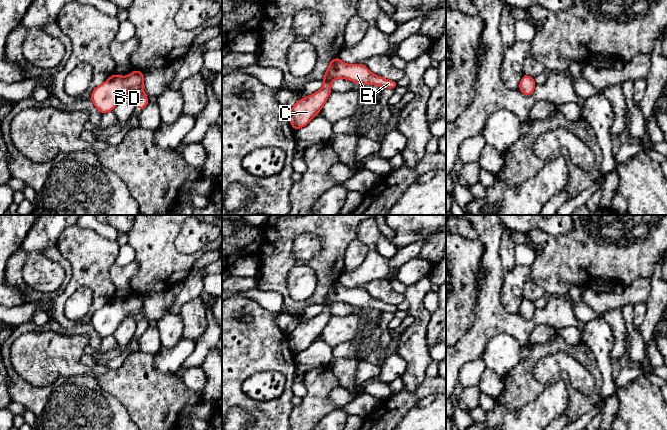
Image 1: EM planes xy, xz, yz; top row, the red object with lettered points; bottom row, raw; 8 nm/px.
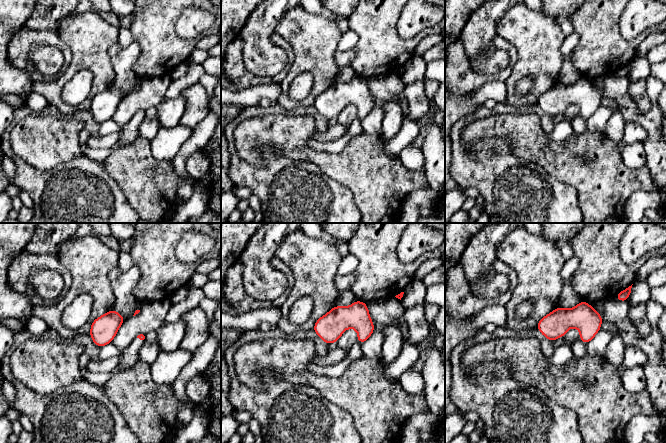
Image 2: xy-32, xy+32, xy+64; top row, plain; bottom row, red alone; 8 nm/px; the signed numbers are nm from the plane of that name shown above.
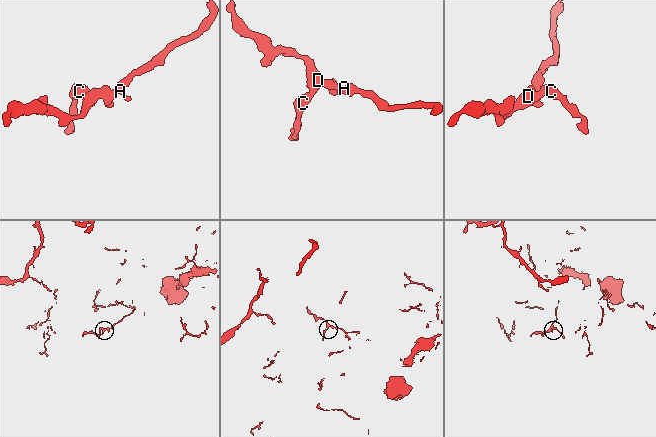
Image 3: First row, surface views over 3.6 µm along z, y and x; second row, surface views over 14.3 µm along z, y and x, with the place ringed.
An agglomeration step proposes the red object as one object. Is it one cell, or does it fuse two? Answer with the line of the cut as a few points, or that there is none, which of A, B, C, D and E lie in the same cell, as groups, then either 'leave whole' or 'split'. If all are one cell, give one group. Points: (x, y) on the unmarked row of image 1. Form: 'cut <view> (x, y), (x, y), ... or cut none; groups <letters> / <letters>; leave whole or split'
cut none; groups A B C D E; leave whole

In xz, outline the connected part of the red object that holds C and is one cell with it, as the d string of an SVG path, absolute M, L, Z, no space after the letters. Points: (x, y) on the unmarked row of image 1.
M337 280L328 289L322 304L324 311L306 322L300 322L297 327L288 334L289 345L295 355L306 350L315 339L321 335L332 316L331 307L336 302L353 305L359 310L363 308L374 308L381 312L390 312L393 314L399 310L397 305L391 305L377 300L361 287L348 289L343 287Z

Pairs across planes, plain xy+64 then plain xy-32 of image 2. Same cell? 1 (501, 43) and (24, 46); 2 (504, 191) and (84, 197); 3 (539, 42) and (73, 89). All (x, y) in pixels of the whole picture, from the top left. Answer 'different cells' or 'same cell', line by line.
1: same cell
2: same cell
3: different cells

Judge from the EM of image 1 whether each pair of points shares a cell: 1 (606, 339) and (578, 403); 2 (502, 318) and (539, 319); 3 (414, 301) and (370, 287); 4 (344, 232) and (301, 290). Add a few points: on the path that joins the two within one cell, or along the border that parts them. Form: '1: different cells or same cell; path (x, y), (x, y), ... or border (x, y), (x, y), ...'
1: different cells; border (583, 342), (594, 355), (602, 384)
2: same cell; path (511, 323), (530, 323)
3: different cells; border (403, 294), (406, 299)
4: different cells; border (294, 265), (307, 265), (314, 272), (313, 295)

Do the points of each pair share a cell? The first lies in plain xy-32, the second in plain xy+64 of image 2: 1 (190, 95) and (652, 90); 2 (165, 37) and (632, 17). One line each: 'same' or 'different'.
1: different
2: different

